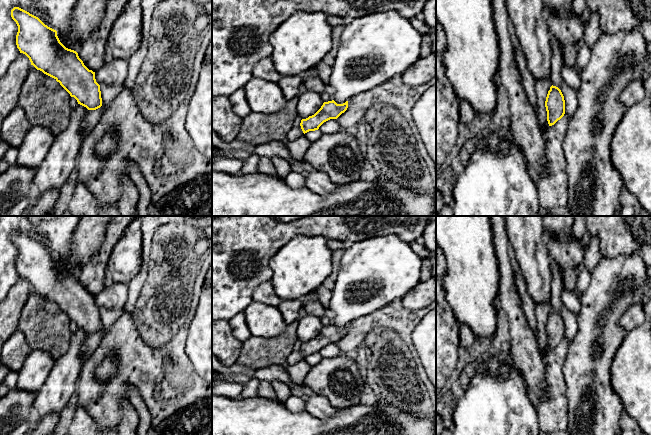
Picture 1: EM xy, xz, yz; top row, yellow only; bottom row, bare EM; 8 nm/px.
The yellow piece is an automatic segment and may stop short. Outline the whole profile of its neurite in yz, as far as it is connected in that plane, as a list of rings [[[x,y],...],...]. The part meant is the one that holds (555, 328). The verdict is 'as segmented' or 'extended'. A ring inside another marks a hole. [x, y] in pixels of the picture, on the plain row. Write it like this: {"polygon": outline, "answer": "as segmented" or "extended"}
{"polygon": [[[551,310],[548,315],[545,331],[547,335],[547,345],[549,350],[554,349],[565,338],[565,324],[561,314],[556,310]]], "answer": "as segmented"}

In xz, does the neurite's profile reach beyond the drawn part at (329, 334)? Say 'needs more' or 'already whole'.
already whole

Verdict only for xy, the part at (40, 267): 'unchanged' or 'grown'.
unchanged

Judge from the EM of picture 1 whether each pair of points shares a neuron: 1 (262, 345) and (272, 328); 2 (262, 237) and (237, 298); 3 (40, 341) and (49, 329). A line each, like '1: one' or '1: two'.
1: two
2: one
3: one

